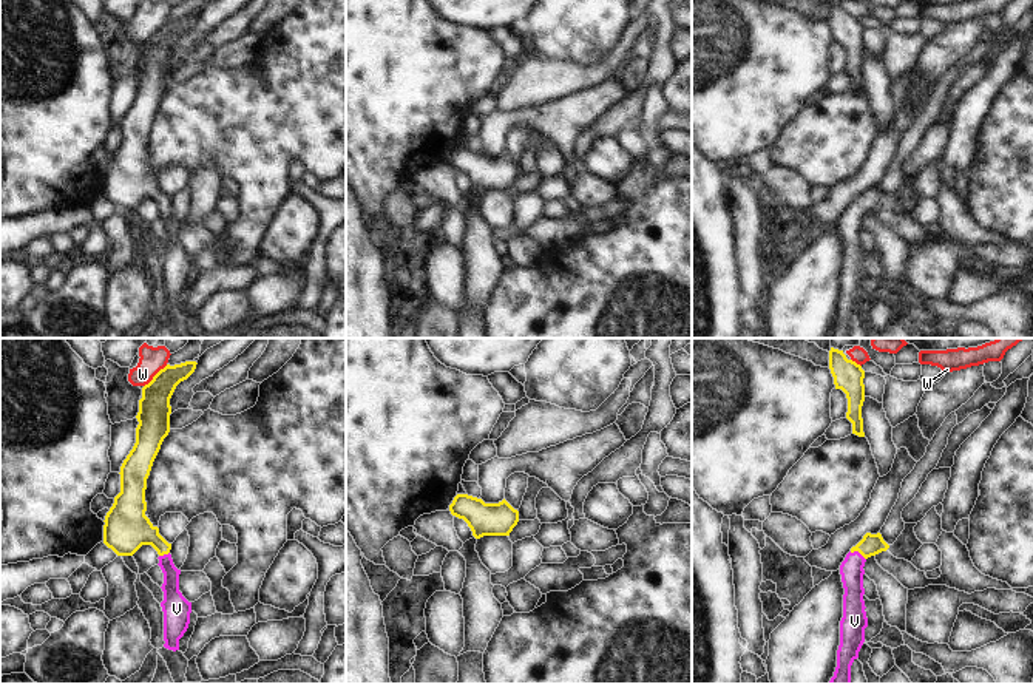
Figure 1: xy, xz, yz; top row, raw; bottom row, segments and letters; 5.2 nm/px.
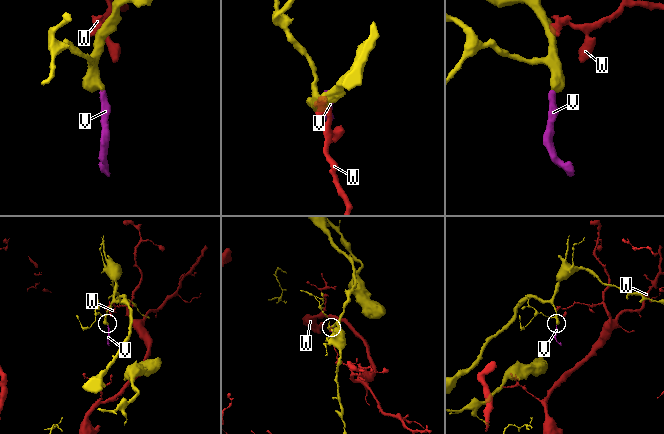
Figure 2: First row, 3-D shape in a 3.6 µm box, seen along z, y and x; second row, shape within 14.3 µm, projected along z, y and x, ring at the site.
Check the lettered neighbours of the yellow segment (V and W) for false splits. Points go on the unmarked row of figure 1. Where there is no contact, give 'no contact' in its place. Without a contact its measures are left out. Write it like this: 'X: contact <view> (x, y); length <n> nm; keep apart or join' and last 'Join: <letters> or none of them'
V: contact yz (857, 204); length 100 nm; join
W: contact xy (155, 30); length 170 nm; keep apart
Join: V

